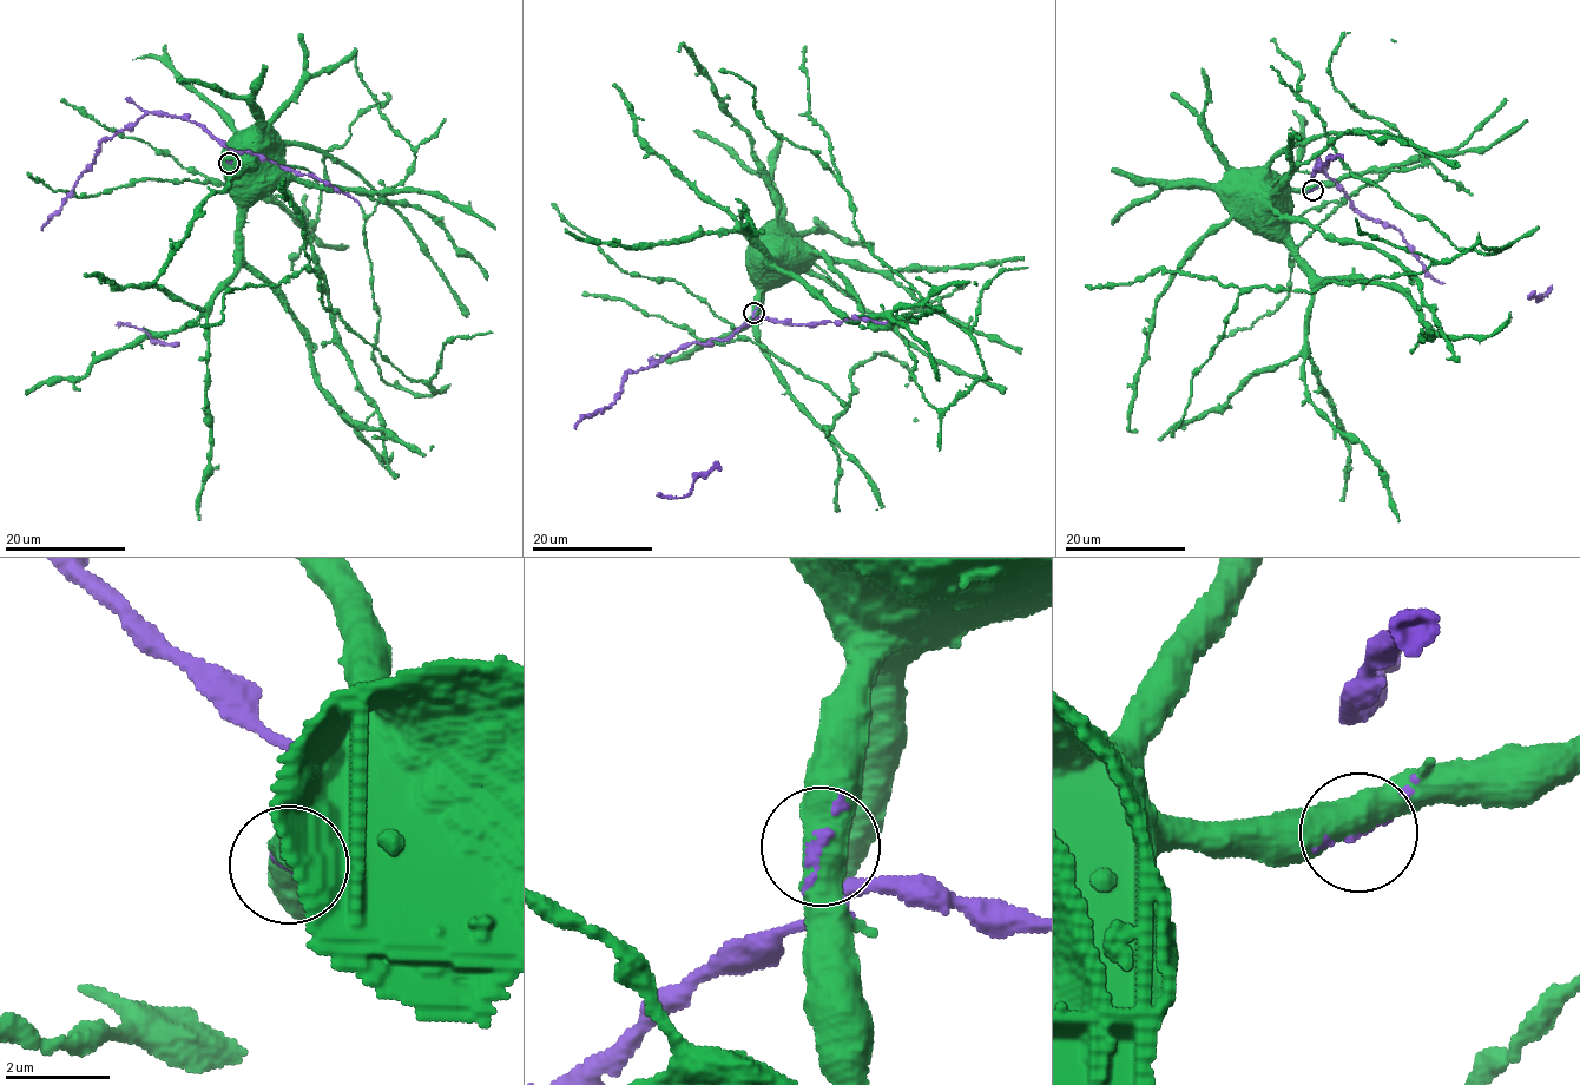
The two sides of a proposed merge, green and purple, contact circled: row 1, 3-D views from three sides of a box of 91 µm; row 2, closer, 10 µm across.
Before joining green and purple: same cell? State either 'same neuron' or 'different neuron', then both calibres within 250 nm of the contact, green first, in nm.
same neuron; 550 nm thick on the green side, 120 nm on the other

